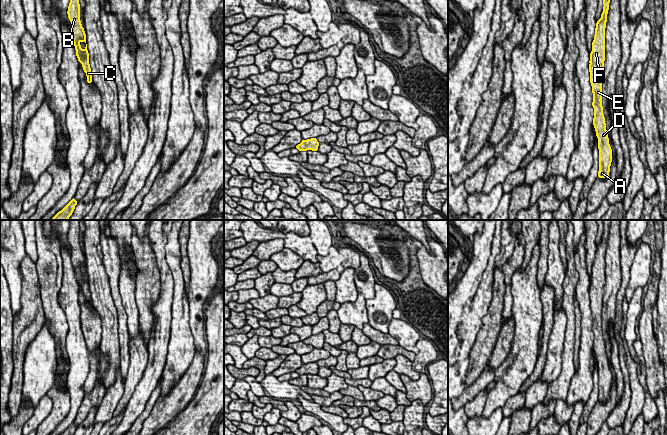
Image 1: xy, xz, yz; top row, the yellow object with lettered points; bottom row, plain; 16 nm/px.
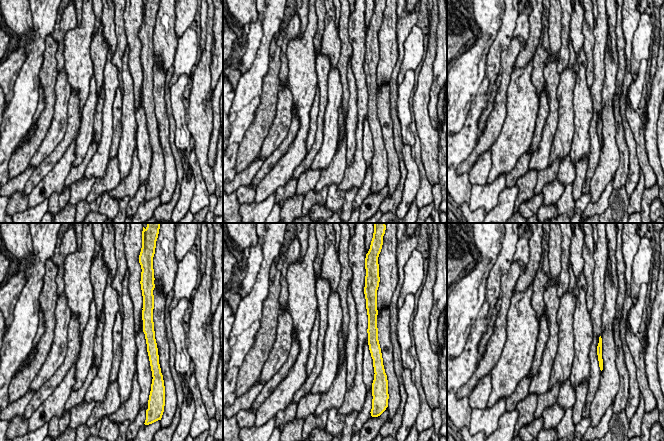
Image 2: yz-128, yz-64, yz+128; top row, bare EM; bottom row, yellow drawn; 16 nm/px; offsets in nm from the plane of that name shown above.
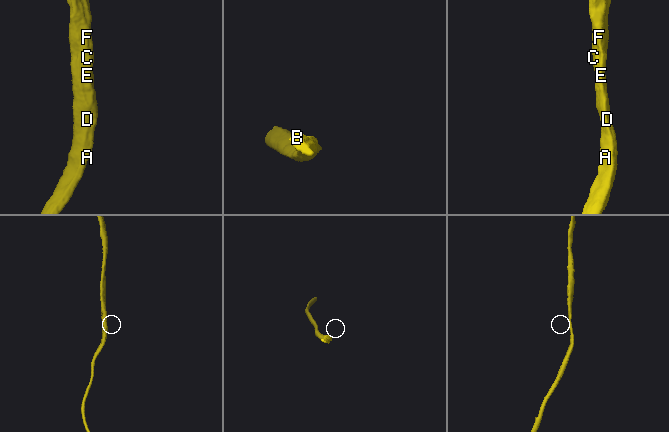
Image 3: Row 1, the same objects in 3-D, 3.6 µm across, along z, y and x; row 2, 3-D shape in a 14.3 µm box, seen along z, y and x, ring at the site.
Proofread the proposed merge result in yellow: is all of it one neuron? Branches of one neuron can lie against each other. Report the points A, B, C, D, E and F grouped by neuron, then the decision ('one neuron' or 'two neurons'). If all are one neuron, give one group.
groups A B C D E F; one neuron

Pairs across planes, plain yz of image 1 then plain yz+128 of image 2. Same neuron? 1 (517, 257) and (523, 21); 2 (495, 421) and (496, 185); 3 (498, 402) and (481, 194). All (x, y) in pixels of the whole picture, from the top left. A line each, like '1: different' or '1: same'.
1: different
2: same
3: different

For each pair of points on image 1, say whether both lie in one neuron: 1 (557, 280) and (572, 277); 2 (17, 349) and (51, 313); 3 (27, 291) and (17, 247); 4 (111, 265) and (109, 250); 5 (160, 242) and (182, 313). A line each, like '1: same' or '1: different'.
1: different
2: different
3: different
4: same
5: different

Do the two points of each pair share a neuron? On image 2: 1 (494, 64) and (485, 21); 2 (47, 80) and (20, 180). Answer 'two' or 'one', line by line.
1: two
2: two

